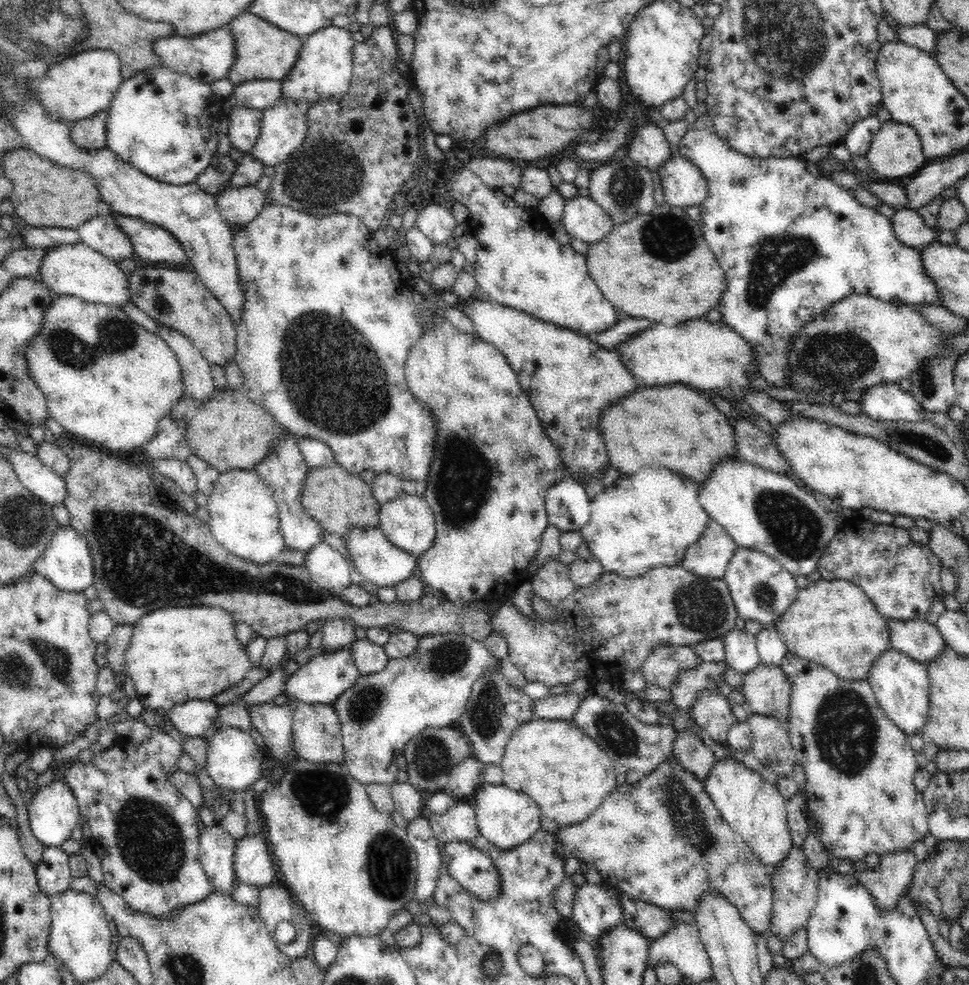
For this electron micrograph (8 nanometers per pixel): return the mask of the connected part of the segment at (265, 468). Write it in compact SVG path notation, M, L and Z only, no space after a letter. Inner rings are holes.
M294 434L284 437L283 441L276 445L275 448L272 448L267 456L268 458L264 462L260 462L254 471L267 482L274 492L275 500L278 504L280 527L286 544L285 547L292 550L300 550L305 554L310 553L314 545L319 545L320 542L323 542L324 529L303 510L301 504L304 484L306 484L310 468L299 449L299 439Z

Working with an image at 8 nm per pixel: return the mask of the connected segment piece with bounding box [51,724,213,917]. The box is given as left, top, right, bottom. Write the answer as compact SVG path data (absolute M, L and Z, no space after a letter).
M166 724L164 732L158 732L158 730L154 729L154 736L148 742L144 742L144 744L132 744L128 742L128 744L124 744L124 749L120 749L120 746L104 749L101 752L93 753L91 761L88 763L80 761L77 757L72 758L71 763L70 759L58 762L58 764L54 760L51 762L51 767L57 768L61 772L57 780L67 783L74 790L76 800L79 803L79 811L82 816L85 816L86 822L90 826L92 836L87 842L101 860L105 886L116 894L119 894L130 908L136 910L138 913L144 913L146 916L171 916L176 909L182 909L195 902L200 902L206 896L213 893L212 881L208 880L208 875L204 872L199 861L199 834L203 823L206 821L205 816L180 792L179 788L176 788L172 784L170 779L171 774L178 770L176 768L176 760L178 760L178 756L182 752L182 740L184 738L188 737L184 737L184 734L176 730L173 724Z

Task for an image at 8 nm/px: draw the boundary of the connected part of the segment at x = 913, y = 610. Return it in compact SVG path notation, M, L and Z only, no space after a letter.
M868 521L870 528L864 528L864 526L866 524L854 526L854 528L841 527L835 534L835 538L832 538L823 556L819 558L817 571L820 572L821 578L856 583L868 595L868 599L872 599L876 609L885 618L897 621L911 621L915 618L924 621L934 599L939 595L940 570L943 566L940 557L930 549L928 544L913 542L909 530L896 528L891 524L872 524L870 521Z

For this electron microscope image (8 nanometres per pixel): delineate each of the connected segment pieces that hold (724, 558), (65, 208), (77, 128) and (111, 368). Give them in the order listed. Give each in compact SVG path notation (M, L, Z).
M711 520L704 536L684 553L681 565L698 576L722 579L737 548L728 532Z
M24 147L11 150L8 154L2 155L1 167L1 176L7 178L12 185L9 200L14 206L15 217L20 217L26 225L77 230L84 222L100 214L100 207L103 206L101 194L95 178L91 174L83 173L79 170L66 169L41 157L32 149L25 149Z
M101 111L91 118L74 121L71 128L71 139L80 148L86 150L98 150L106 147L107 120L107 112Z
M57 295L44 311L43 327L25 354L28 370L44 393L47 411L64 432L113 451L130 452L155 436L159 420L182 398L183 373L177 356L159 335L132 321L120 307Z

